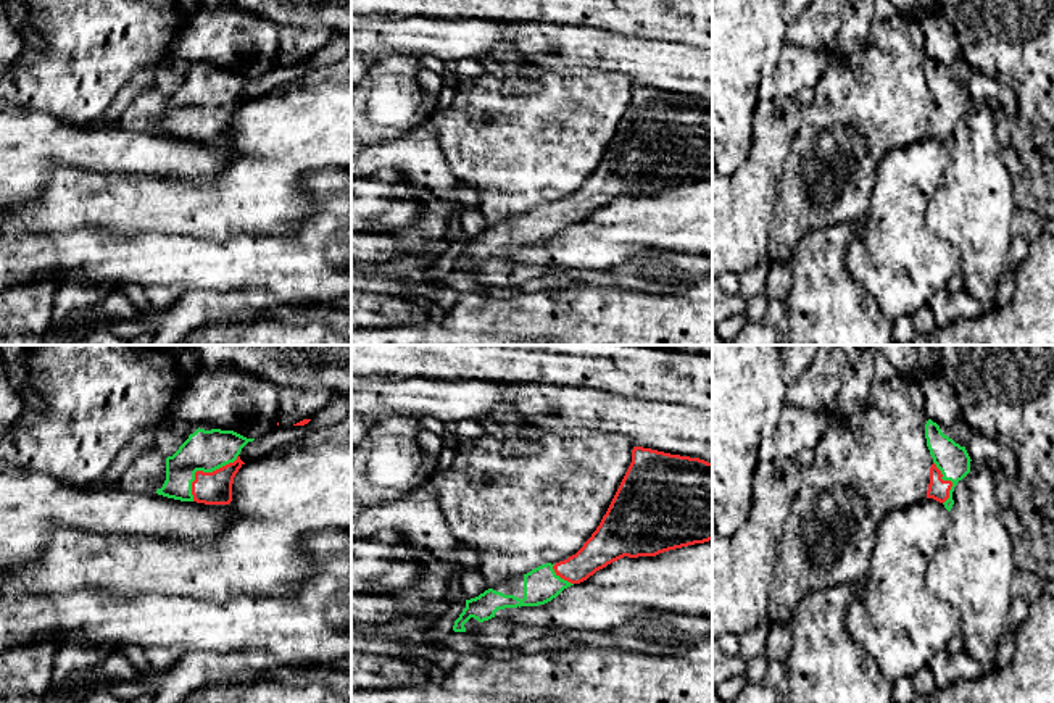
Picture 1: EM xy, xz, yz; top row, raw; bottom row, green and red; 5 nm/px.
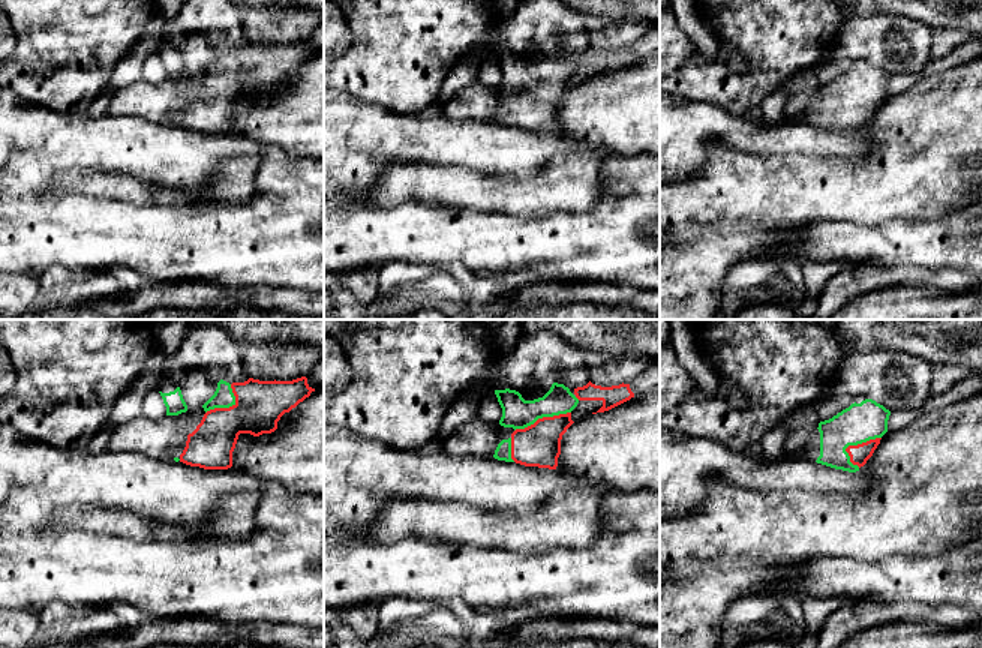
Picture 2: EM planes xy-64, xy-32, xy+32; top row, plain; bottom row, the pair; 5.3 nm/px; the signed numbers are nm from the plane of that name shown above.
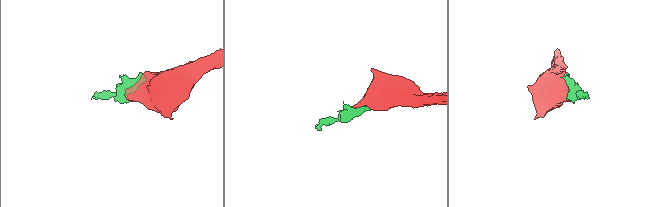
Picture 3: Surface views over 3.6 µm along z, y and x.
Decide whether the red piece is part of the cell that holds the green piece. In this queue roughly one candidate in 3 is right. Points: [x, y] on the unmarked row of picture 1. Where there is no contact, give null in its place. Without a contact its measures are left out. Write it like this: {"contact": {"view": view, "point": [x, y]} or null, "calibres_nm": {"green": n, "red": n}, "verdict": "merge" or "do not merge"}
{"contact": {"view": "xy", "point": [203, 110]}, "calibres_nm": {"green": 200, "red": 160}, "verdict": "merge"}

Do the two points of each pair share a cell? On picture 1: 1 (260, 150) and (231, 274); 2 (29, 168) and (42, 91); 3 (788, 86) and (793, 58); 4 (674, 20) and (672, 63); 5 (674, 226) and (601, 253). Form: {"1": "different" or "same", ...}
{"1": "different", "2": "different", "3": "same", "4": "different", "5": "same"}

